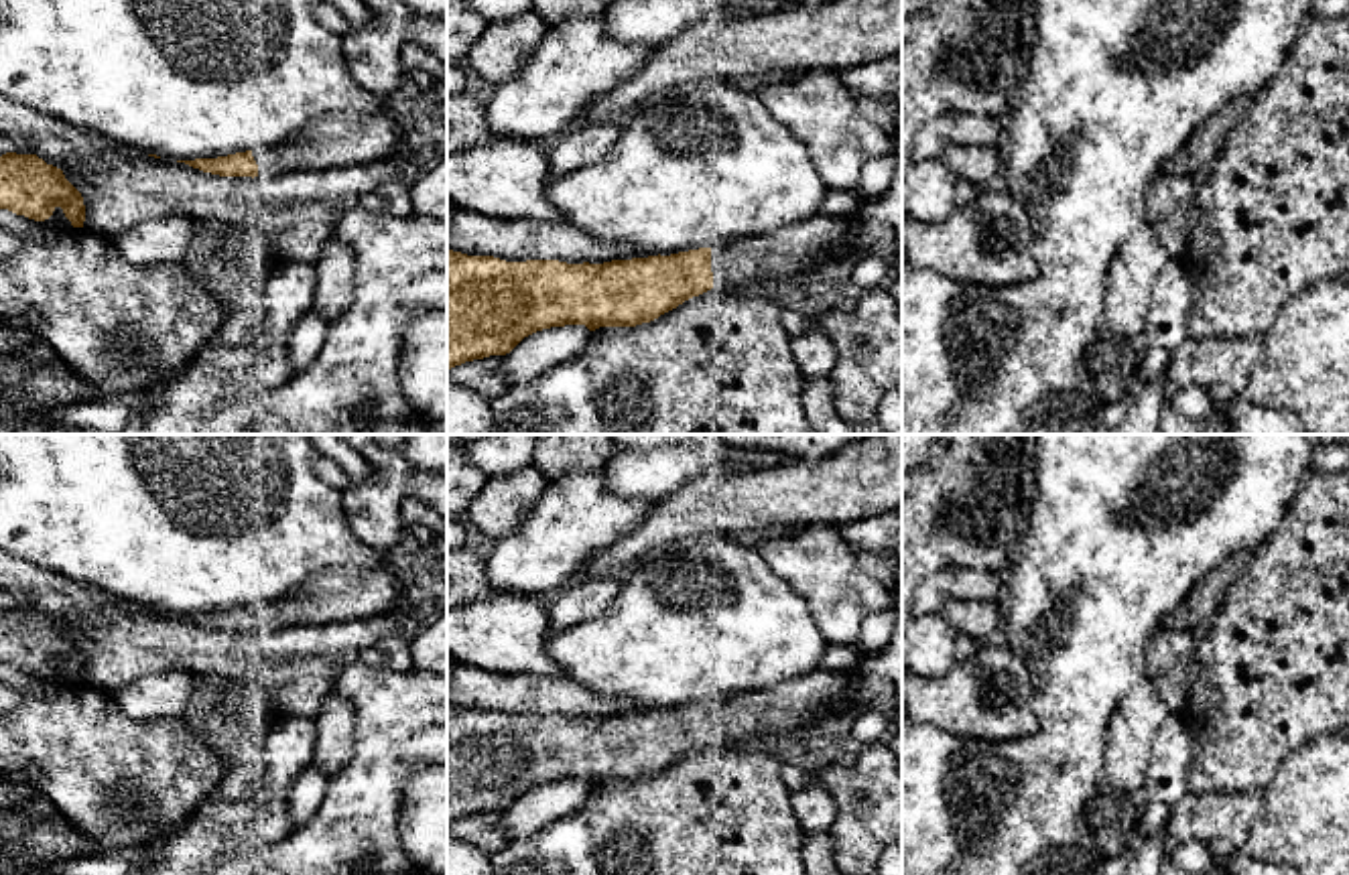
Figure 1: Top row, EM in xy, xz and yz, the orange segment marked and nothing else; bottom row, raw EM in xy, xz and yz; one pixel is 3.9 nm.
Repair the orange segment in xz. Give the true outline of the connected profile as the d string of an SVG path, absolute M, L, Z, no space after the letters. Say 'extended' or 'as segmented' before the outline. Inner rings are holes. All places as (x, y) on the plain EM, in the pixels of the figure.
extended; M861 654L845 672L815 668L766 690L603 719L506 717L447 704L447 826L506 810L542 784L636 782L711 743L758 747L764 735L815 731L870 658Z

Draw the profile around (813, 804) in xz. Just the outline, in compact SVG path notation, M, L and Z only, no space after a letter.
M811 769L811 782L805 788L790 792L790 804L805 832L829 832L837 820L837 804L819 784L815 769Z

